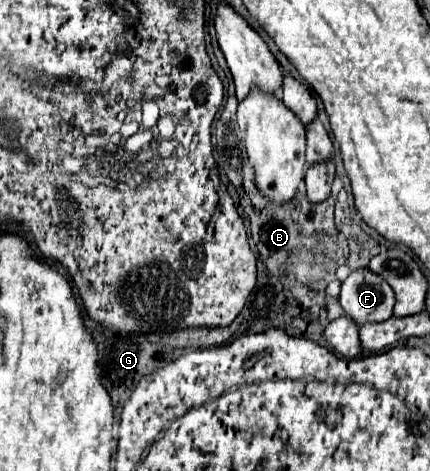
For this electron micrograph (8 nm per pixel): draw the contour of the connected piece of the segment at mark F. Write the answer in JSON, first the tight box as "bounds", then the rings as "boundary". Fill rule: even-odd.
{"bounds":[341,268,395,324],"boundary":[[[363,268],[351,272],[341,284],[341,306],[357,324],[383,322],[393,316],[395,294],[385,278]]]}

